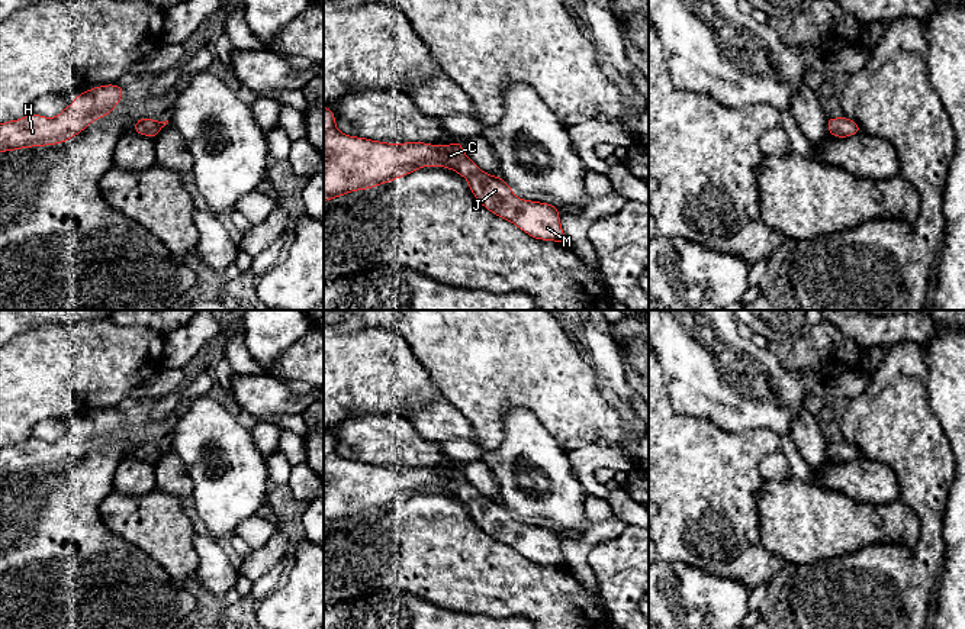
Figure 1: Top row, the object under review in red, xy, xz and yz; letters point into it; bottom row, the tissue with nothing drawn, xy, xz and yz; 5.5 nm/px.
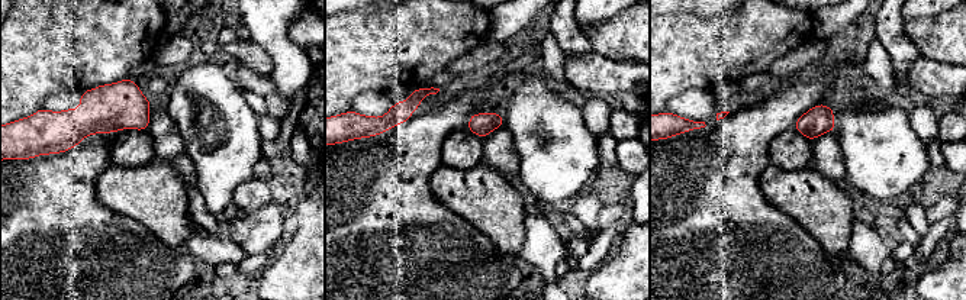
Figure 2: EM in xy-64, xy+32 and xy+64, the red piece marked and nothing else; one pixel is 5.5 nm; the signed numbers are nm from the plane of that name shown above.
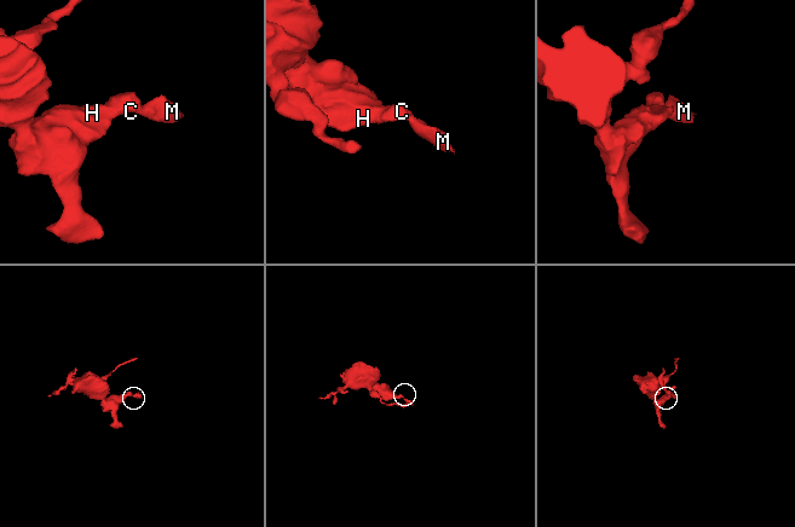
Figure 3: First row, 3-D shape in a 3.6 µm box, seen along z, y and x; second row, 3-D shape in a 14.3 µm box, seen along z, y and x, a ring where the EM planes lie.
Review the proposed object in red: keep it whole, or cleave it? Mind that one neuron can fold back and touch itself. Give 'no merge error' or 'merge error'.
no merge error

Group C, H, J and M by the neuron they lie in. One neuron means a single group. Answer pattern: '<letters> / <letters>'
C H J M

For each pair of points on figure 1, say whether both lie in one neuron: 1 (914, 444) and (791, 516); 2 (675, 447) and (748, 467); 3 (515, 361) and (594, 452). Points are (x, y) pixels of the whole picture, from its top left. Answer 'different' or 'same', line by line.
1: different
2: same
3: different

